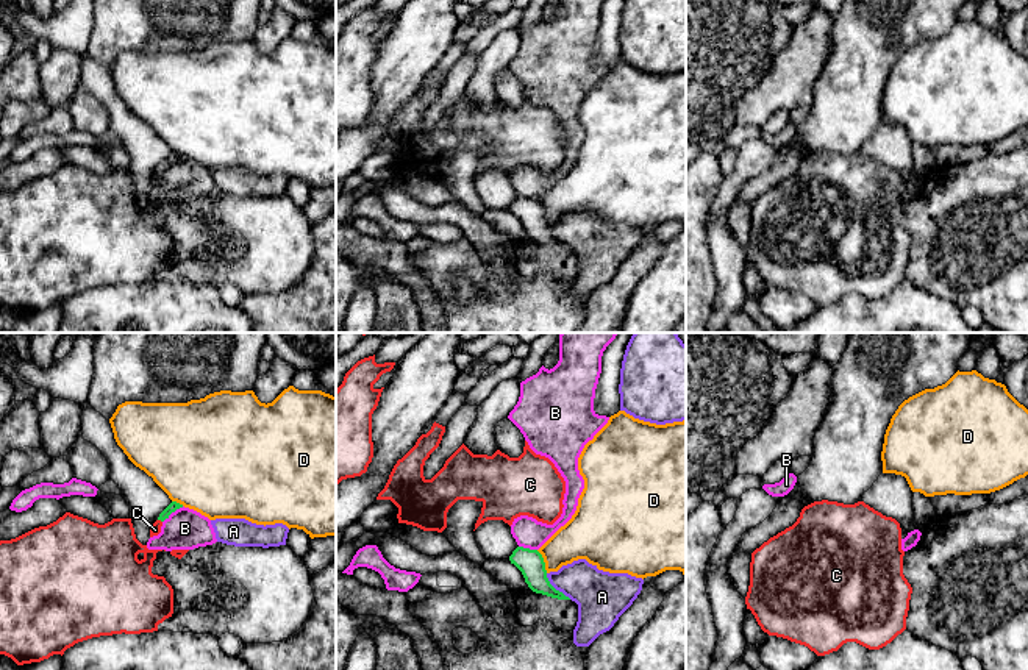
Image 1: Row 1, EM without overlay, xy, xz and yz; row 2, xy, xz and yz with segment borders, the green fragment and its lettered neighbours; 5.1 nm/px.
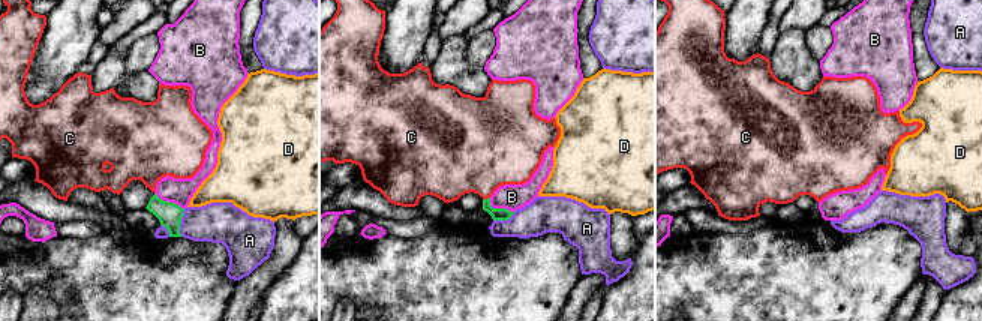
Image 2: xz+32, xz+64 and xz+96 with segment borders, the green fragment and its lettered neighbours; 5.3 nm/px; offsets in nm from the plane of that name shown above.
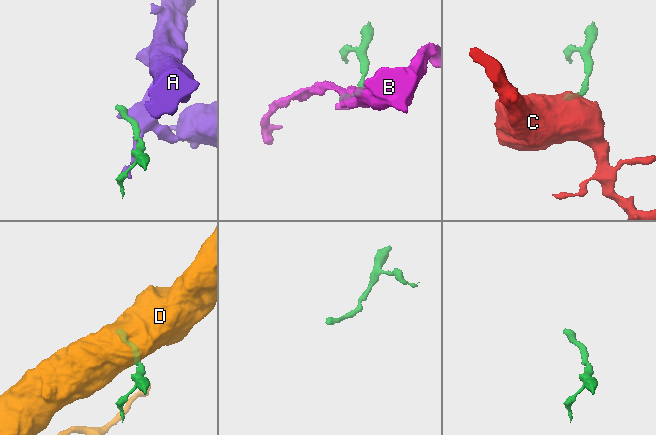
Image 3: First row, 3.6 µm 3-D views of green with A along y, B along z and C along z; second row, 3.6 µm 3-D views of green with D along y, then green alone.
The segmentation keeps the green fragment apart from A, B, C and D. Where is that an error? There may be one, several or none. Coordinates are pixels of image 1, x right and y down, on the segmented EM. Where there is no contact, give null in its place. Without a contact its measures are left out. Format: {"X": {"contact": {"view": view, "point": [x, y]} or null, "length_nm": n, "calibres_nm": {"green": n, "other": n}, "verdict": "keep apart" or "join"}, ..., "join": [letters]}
{"A": {"contact": {"view": "xz", "point": [555, 589]}, "length_nm": 190, "calibres_nm": {"green": 140, "other": 260}, "verdict": "keep apart"}, "B": {"contact": {"view": "xy", "point": [172, 511]}, "length_nm": 140, "calibres_nm": {"green": 50, "other": 200}, "verdict": "keep apart"}, "C": {"contact": {"view": "xy", "point": [160, 519]}, "length_nm": 30, "calibres_nm": {"green": 50, "other": 60}, "verdict": "join"}, "D": {"contact": {"view": "xz", "point": [542, 561]}, "length_nm": 130, "calibres_nm": {"green": 140, "other": 220}, "verdict": "keep apart"}, "join": ["C"]}

